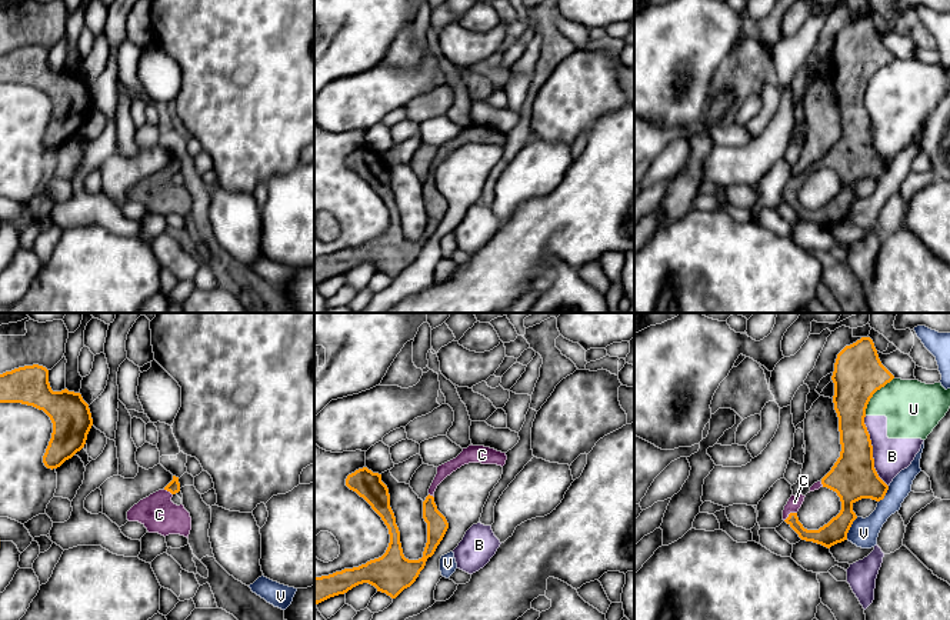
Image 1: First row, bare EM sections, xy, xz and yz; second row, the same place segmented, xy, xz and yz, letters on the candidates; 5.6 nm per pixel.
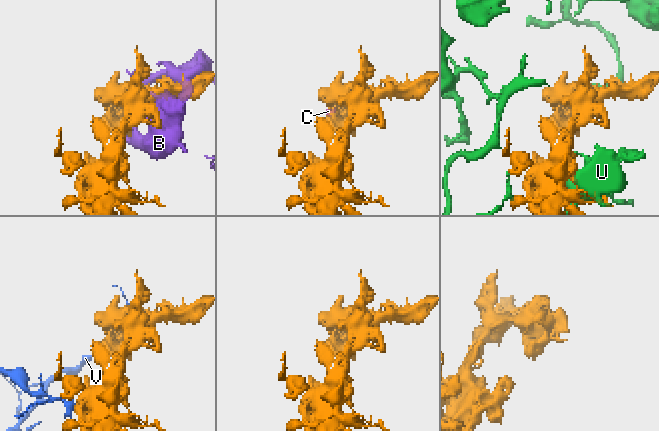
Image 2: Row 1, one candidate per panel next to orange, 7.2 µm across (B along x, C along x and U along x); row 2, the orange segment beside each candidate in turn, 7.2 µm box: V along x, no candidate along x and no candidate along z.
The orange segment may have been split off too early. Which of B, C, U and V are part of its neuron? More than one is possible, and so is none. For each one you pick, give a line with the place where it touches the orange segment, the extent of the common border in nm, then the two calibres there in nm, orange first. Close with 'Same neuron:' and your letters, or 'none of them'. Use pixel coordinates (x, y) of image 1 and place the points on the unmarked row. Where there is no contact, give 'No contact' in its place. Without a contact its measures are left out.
C: Touches orange at yz (789, 194). Shared border 90 nm. Thickness 120 nm (orange) against 80 nm
Same neuron: C

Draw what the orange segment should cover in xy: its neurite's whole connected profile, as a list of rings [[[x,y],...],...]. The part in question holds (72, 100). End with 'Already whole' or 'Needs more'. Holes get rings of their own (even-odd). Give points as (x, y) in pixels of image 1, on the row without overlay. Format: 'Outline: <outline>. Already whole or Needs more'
Outline: [[[33,44],[14,49],[0,54],[0,83],[21,83],[43,90],[53,103],[53,113],[43,136],[43,143],[47,149],[57,149],[66,140],[80,131],[87,120],[87,114],[93,106],[89,84],[80,73],[53,71],[49,63],[49,50],[43,46]]]. Already whole

